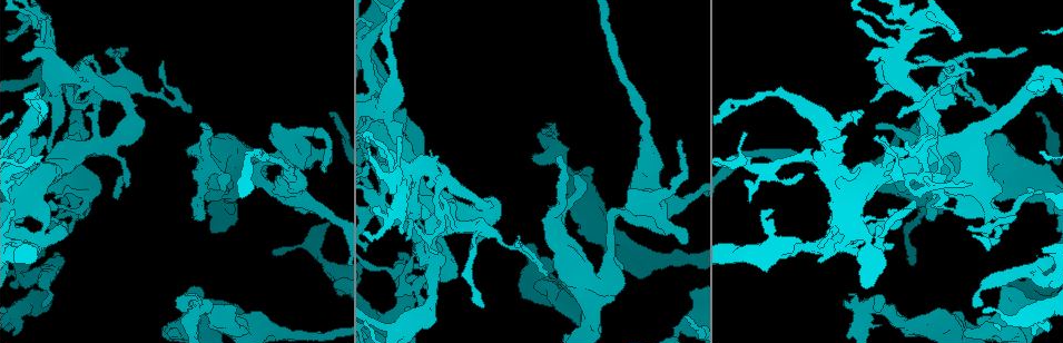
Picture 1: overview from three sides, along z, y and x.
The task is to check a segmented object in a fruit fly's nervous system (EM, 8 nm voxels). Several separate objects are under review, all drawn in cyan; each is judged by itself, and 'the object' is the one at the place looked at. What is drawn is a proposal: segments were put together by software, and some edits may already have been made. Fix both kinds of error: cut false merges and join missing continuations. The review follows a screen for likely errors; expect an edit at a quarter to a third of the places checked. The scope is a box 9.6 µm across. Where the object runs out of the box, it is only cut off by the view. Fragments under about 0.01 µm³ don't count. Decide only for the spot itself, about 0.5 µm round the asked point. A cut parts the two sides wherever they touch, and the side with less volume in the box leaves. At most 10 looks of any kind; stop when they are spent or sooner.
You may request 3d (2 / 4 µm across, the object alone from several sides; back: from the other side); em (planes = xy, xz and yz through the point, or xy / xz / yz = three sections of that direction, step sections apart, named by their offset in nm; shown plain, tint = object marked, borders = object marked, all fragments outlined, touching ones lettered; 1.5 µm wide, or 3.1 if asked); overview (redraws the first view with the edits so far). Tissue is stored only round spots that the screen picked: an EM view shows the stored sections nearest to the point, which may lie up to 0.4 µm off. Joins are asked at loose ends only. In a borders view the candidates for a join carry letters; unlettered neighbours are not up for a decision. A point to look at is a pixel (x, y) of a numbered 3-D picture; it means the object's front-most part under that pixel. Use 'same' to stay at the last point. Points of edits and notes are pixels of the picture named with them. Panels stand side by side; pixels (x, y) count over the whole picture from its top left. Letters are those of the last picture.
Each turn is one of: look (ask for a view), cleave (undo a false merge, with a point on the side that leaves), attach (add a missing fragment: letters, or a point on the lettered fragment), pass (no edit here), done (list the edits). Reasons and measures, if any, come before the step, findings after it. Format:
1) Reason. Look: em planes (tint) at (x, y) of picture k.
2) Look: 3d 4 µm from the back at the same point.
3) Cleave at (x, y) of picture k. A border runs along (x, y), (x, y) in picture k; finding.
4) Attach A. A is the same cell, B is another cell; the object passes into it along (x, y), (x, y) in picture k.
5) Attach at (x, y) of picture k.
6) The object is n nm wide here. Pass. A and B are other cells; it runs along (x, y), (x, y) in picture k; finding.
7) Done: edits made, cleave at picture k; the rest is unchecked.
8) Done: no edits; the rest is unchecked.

Free end. Look: em planes (tint) at (875, 308) of picture 1.

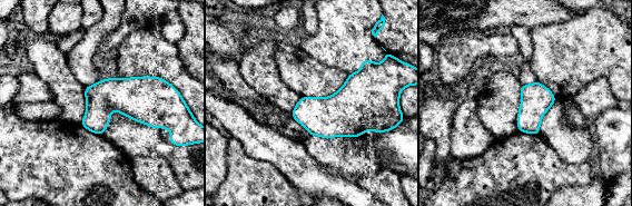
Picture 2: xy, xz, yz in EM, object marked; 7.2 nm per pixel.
Look: em planes (borders) at the same point.

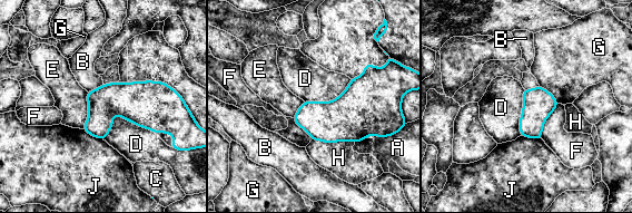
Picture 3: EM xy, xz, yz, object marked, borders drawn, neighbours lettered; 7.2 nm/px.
Pass. A, B, C, D, E, F, G, H and J are other cells; a border runs along (150, 131), (114, 115), (102, 139) in picture 3; none of them fits.

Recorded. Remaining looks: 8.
Branch point. Look: em planes (tint) at (413, 264) of picture 1.

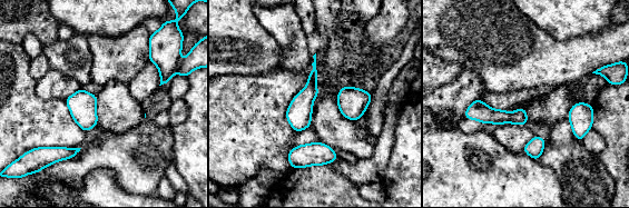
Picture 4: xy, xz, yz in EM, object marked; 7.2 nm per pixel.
Look: em planes (borders) at the same point.

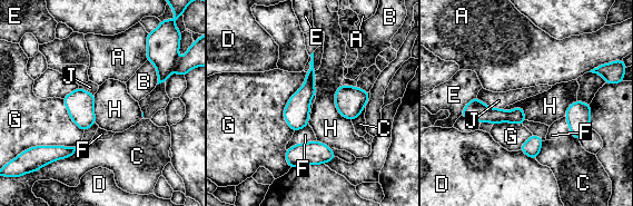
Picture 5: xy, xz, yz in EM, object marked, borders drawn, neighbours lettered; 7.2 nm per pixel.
The object is 90 nm wide here. Pass. A, B, C, D, E, F, G, H and J are other cells; a border runs along (339, 85), (335, 107), (350, 120) in picture 5; one neuron here.

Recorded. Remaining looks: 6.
End of a long branch. Look: em planes (borders) at (685, 316) of picture 1.

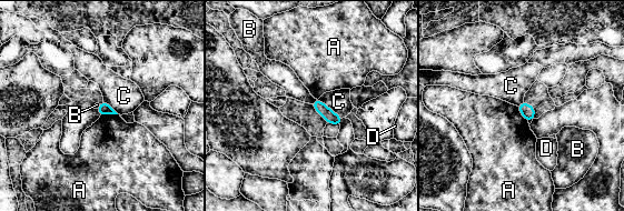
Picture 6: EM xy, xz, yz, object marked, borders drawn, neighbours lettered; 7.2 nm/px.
Pass. A, B, C and D are other cells; none of them fits.

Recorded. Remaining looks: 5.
Branch stops here. Look: em planes (borders) at (994, 110) of picture 1.

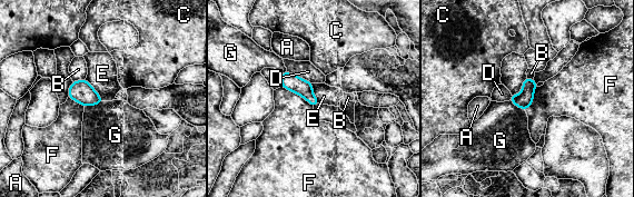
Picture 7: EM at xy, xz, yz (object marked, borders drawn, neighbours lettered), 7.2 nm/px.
The object is 120 nm wide here. Pass. A, B, C, D, E, F and G are other cells; a border runs along (526, 76), (522, 91), (512, 95) in picture 7; none of them fits.

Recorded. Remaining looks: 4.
Done: no edits; the rest is unchecked.

